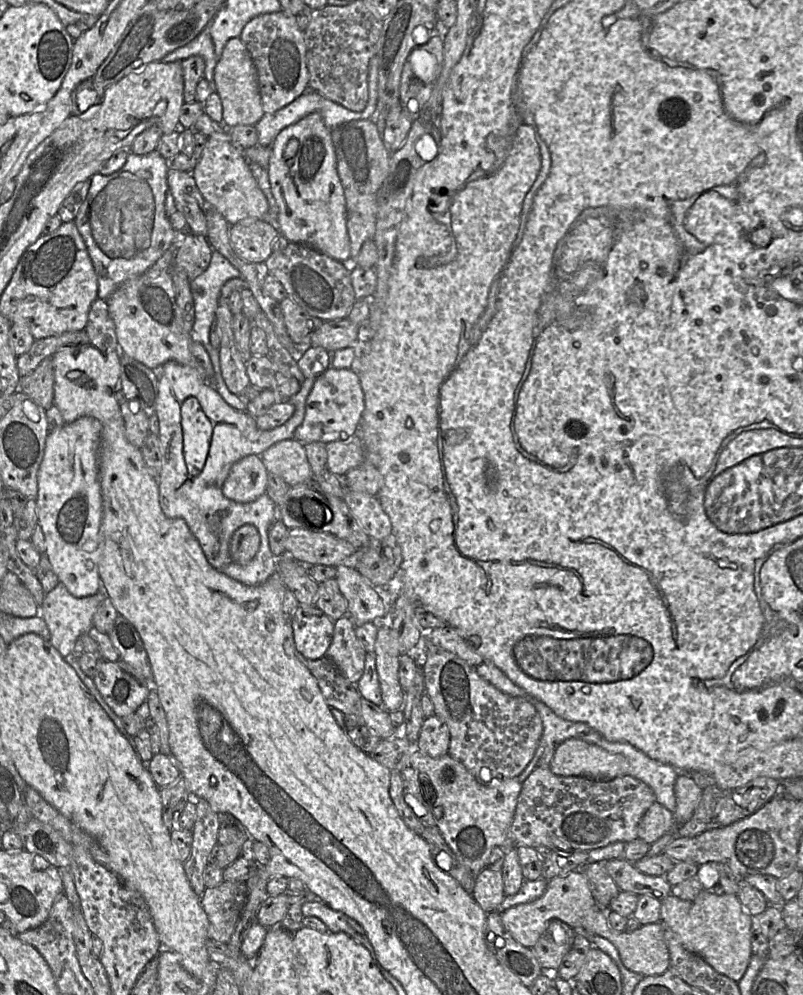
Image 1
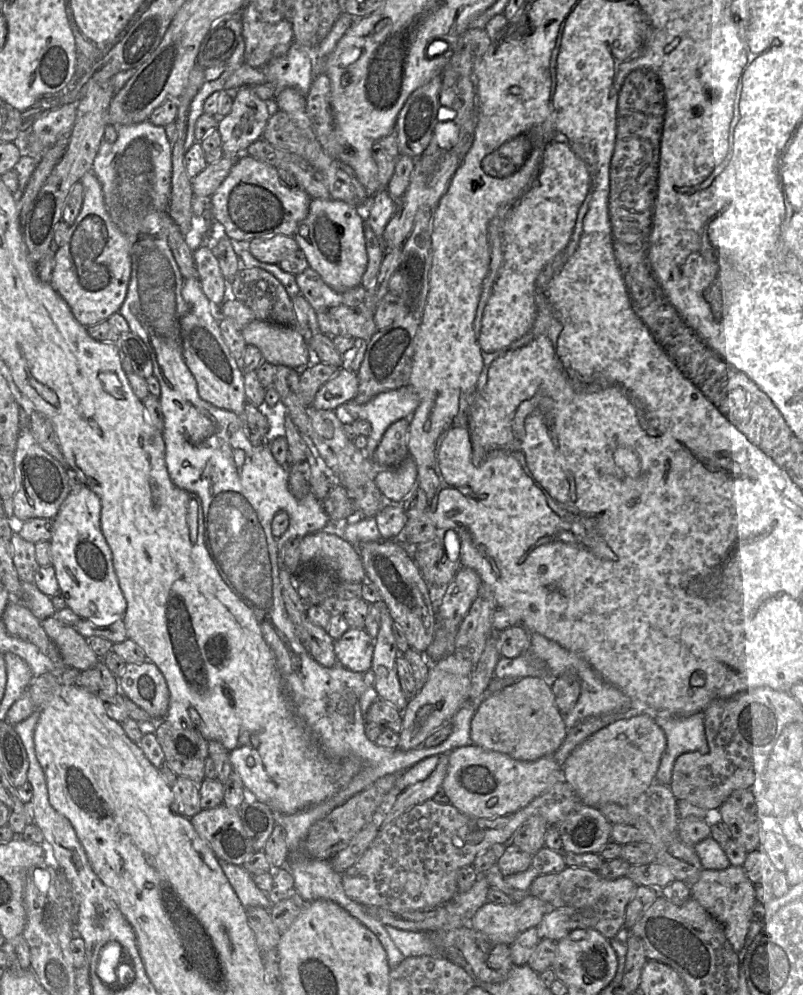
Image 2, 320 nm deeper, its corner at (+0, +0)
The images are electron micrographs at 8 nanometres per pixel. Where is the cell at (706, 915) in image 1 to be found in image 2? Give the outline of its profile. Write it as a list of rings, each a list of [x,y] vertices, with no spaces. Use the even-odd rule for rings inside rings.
[[[730,866],[722,871],[702,870],[699,879],[690,886],[694,898],[722,926],[733,950],[738,954],[747,951],[746,938],[752,922],[758,888],[747,877],[744,867]]]

